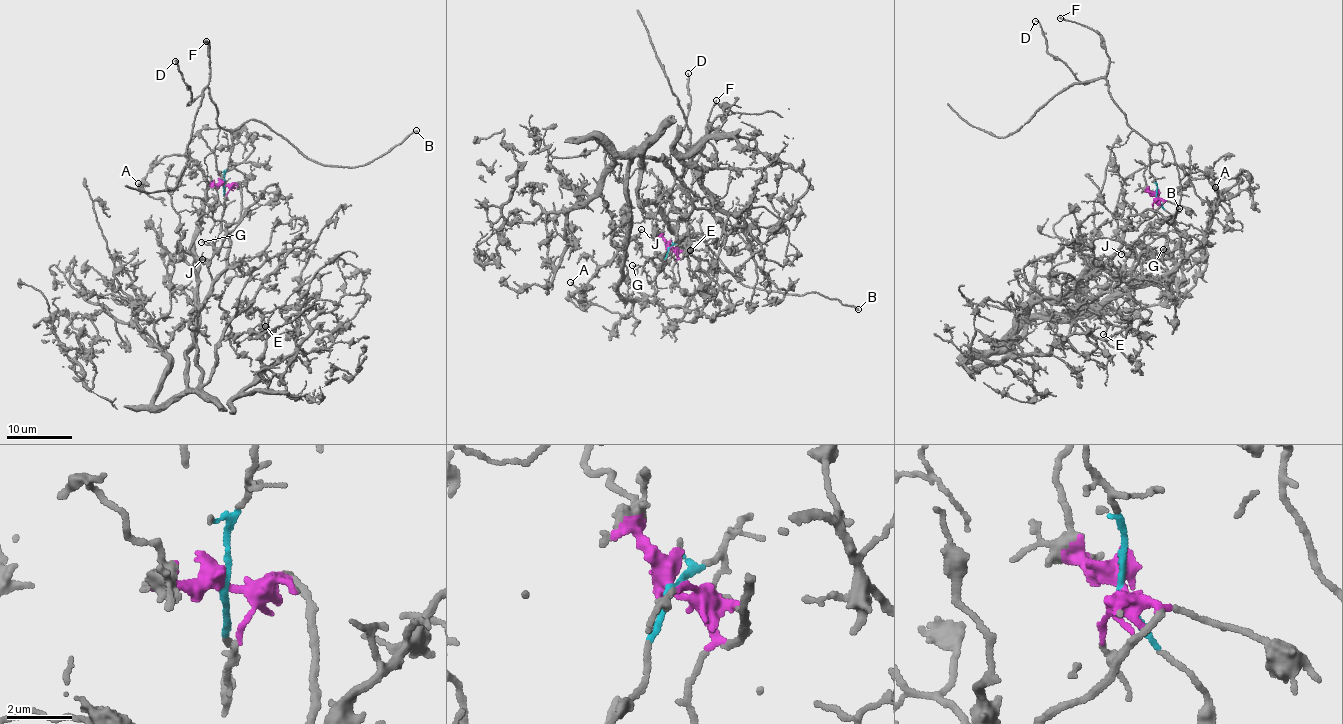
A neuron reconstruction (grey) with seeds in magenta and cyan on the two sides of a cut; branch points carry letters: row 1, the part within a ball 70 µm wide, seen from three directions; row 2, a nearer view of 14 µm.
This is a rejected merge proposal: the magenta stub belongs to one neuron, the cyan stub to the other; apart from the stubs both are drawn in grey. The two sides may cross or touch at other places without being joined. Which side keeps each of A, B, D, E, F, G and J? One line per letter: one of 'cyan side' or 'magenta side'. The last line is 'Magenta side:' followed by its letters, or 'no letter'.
A: magenta side
B: cyan side
D: cyan side
E: magenta side
F: cyan side
G: cyan side
J: magenta side
Magenta side: A, E, J

